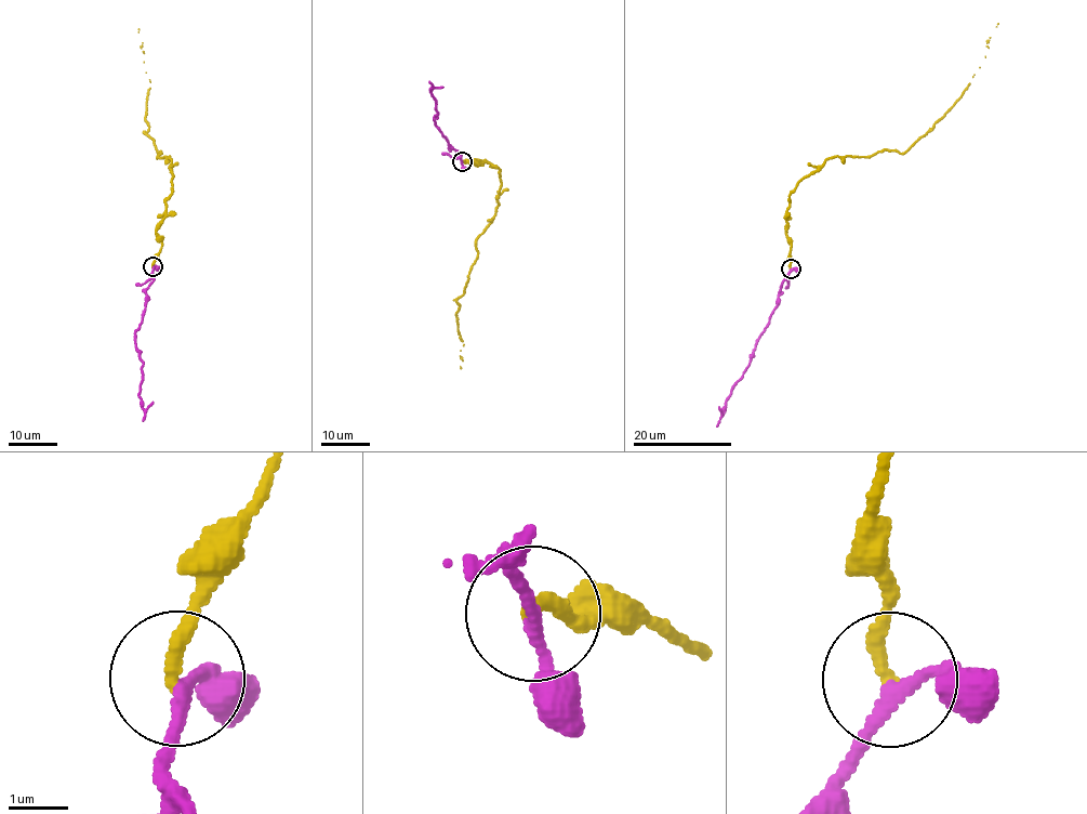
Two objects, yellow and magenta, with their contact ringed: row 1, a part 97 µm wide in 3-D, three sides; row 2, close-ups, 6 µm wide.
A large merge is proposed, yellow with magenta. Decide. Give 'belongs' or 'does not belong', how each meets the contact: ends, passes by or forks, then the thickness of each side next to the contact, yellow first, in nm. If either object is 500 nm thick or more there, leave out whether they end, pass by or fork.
belongs; yellow ends there; magenta passes by; 240 nm thick on the yellow side, 190 nm on the other

